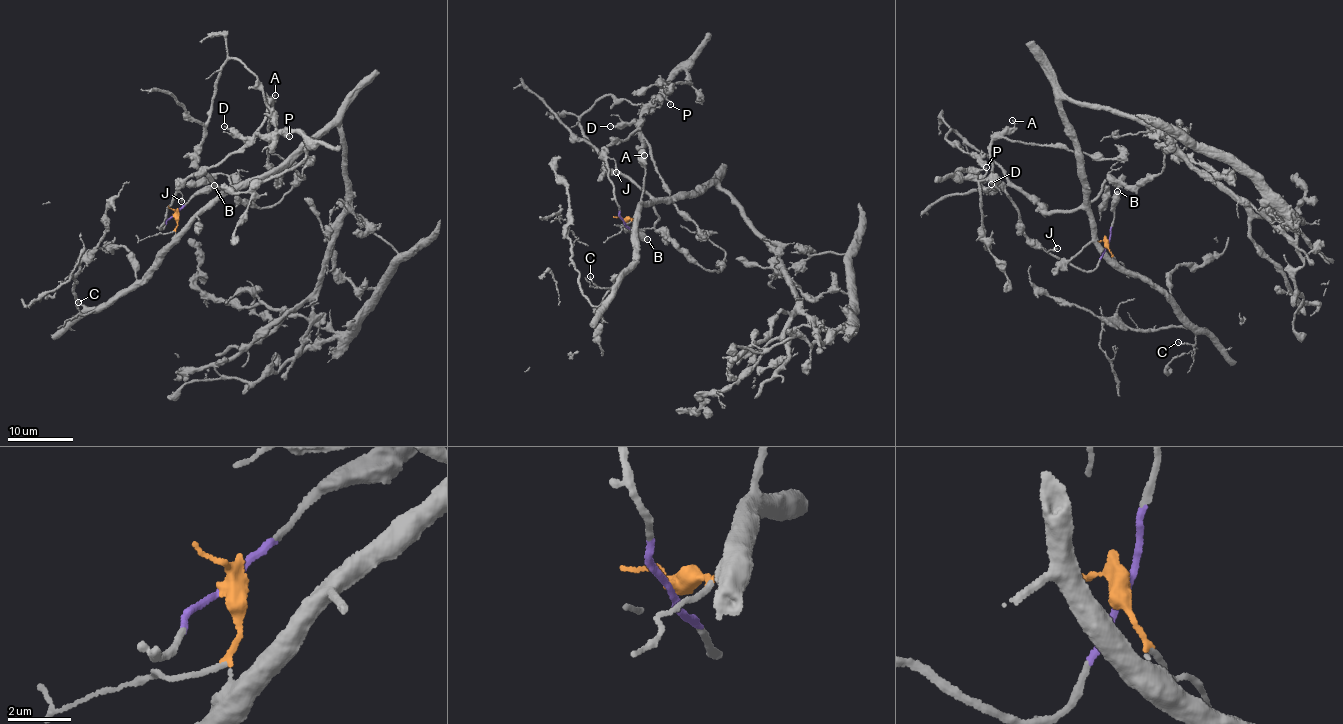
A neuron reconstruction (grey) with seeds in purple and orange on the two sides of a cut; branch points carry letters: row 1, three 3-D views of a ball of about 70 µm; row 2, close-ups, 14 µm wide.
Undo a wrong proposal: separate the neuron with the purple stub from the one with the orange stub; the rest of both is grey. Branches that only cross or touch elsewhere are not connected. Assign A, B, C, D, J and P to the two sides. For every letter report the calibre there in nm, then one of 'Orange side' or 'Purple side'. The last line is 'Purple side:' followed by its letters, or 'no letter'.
A: Thickness 180 nm. Purple side
B: Thickness 440 nm. Purple side
C: Thickness 140 nm. Orange side
D: Thickness 120 nm. Purple side
J: Thickness 240 nm. Purple side
P: Thickness 140 nm. Purple side
Purple side: A, B, D, J, P

